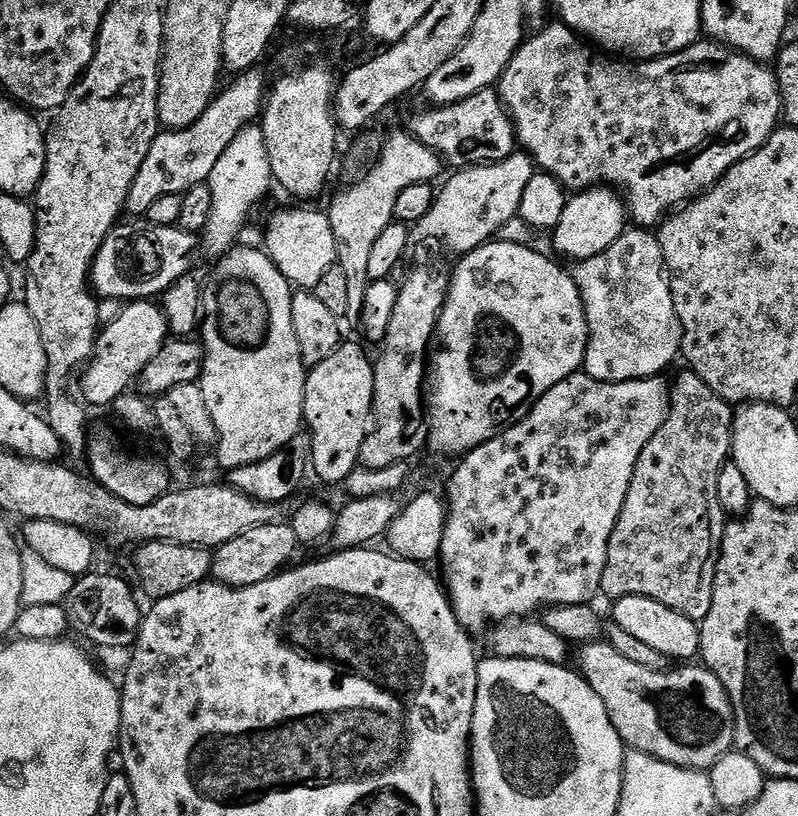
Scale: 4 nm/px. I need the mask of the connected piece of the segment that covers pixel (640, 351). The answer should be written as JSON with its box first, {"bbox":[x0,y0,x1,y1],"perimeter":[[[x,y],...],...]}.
{"bbox":[571,230,681,382],"perimeter":[[[626,230],[614,246],[594,258],[579,261],[571,273],[580,291],[588,323],[588,345],[584,351],[583,366],[586,375],[602,382],[626,382],[667,373],[676,356],[678,360],[681,355],[680,323],[674,310],[659,239],[648,230]]]}

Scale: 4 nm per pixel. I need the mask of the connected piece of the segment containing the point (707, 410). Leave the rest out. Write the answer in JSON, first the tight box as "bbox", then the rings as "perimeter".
{"bbox":[600,371,734,622],"perimeter":[[[683,371],[677,374],[676,381],[671,381],[668,413],[658,434],[650,438],[646,450],[642,450],[642,458],[638,458],[638,466],[634,466],[634,478],[630,478],[622,514],[618,514],[614,534],[610,534],[600,591],[605,597],[612,596],[613,601],[623,596],[649,596],[699,622],[710,614],[714,574],[724,537],[726,513],[718,502],[718,478],[732,454],[734,408],[718,398],[696,372]]]}

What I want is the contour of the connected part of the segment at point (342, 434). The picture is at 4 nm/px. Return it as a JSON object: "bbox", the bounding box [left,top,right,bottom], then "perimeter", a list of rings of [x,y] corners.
{"bbox":[304,342,374,485],"perimeter":[[[342,342],[334,352],[318,366],[308,372],[308,381],[304,387],[304,424],[306,435],[312,440],[312,470],[315,479],[325,480],[328,484],[343,485],[346,477],[360,464],[362,442],[368,436],[372,419],[372,403],[374,402],[373,361],[356,344]]]}

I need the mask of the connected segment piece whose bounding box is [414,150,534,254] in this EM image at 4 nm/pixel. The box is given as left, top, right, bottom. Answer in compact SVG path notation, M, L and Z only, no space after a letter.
M517 150L504 160L493 164L473 164L471 168L462 168L451 173L453 176L444 184L444 189L436 192L436 201L432 204L430 214L422 218L414 226L414 236L420 240L437 240L445 244L455 254L472 252L481 248L495 237L496 232L520 214L522 206L522 193L526 186L530 186L530 178L534 174L534 161L527 152Z

